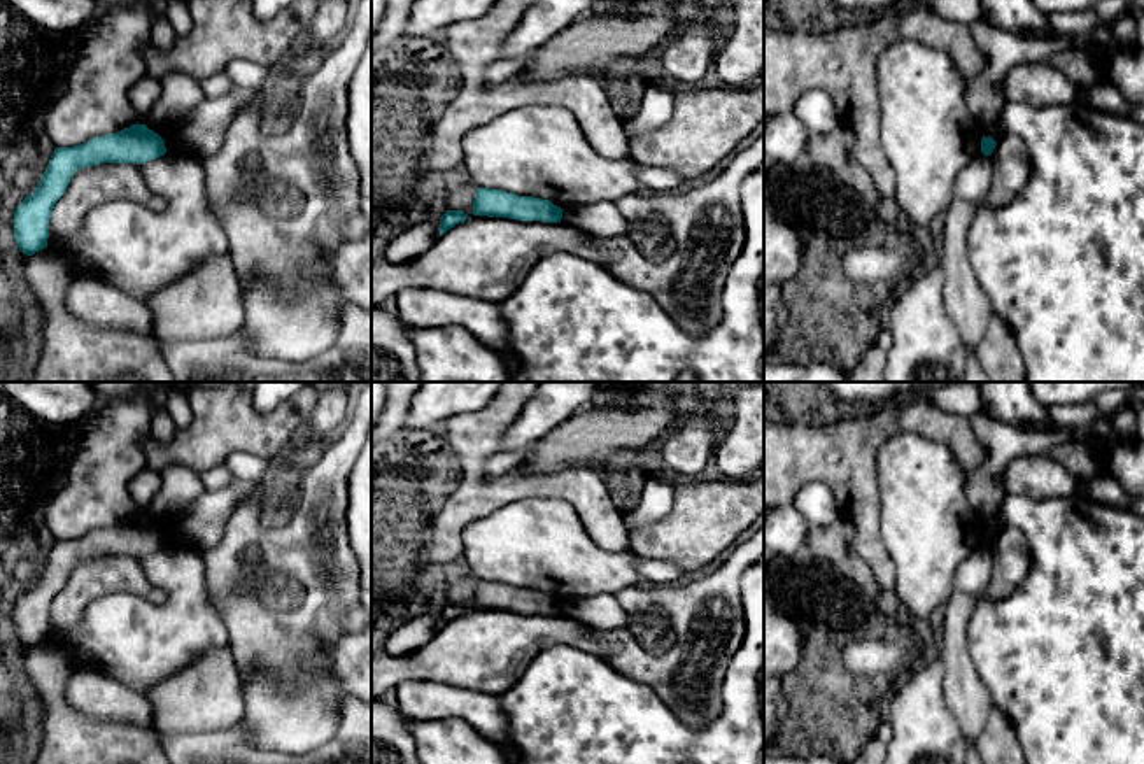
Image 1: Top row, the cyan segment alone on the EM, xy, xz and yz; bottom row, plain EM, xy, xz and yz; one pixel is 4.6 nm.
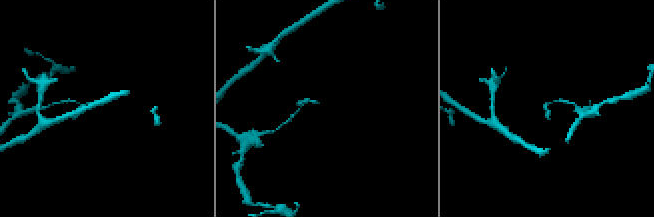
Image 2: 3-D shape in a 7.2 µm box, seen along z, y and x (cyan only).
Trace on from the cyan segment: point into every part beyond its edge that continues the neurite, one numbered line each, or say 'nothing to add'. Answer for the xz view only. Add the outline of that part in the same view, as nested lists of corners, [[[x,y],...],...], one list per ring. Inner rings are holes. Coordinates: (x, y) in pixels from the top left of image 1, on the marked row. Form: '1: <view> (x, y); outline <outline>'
nothing to add

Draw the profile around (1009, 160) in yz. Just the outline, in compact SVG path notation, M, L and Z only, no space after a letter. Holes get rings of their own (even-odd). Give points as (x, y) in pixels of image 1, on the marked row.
M1014 133L1004 135L990 154L990 163L992 186L985 203L1007 205L1021 193L1030 177L1030 152L1025 140Z

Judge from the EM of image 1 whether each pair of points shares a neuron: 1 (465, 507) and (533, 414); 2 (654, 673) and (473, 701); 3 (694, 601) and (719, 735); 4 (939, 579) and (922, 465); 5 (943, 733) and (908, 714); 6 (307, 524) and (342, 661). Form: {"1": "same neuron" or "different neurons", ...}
{"1": "different neurons", "2": "different neurons", "3": "different neurons", "4": "same neuron", "5": "same neuron", "6": "different neurons"}

